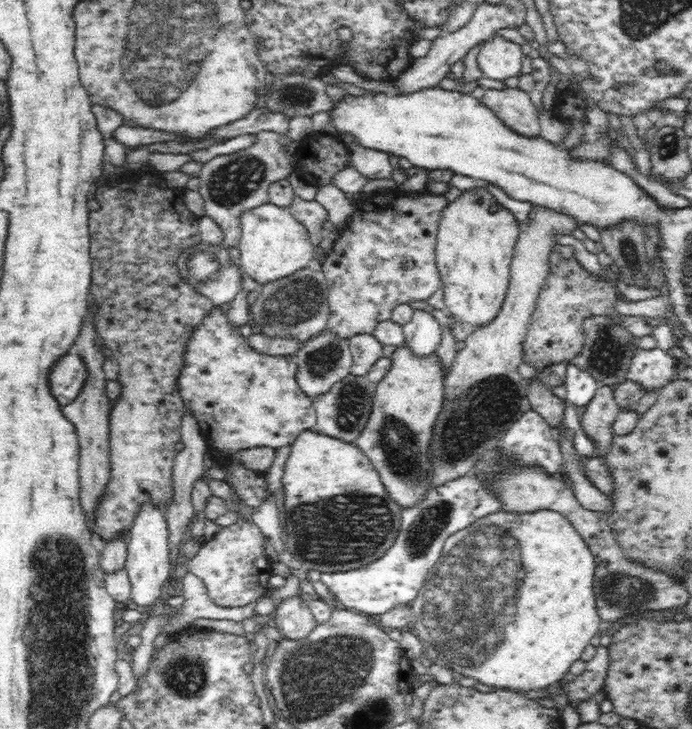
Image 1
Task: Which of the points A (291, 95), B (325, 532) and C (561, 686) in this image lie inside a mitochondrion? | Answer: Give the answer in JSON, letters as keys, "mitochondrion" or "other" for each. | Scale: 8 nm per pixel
{"A":"mitochondrion","B":"mitochondrion","C":"other"}

